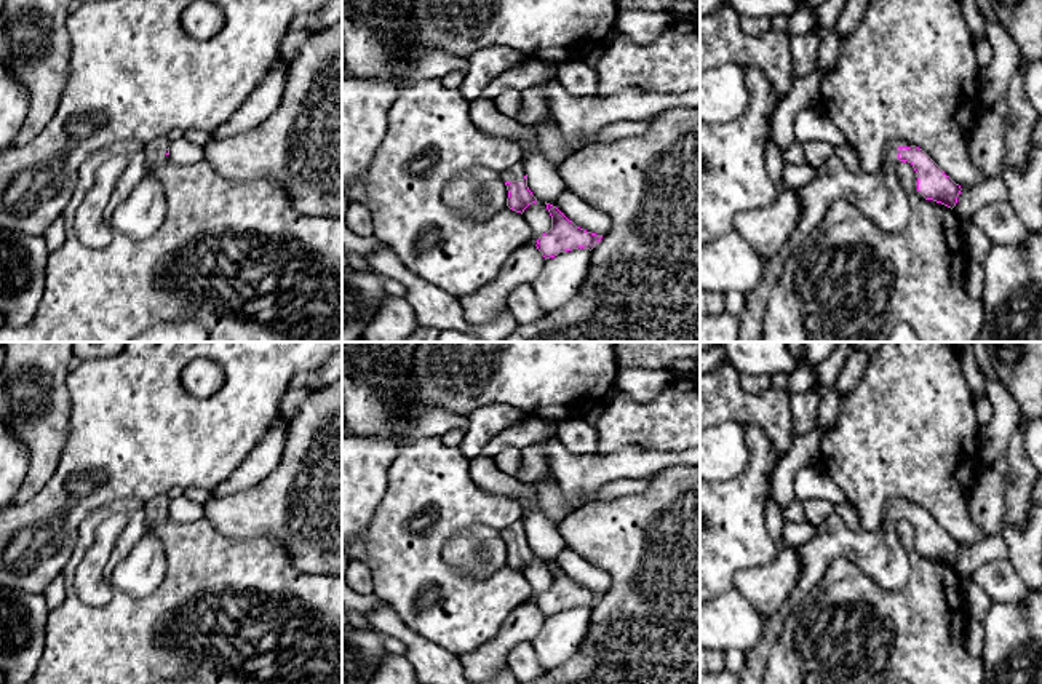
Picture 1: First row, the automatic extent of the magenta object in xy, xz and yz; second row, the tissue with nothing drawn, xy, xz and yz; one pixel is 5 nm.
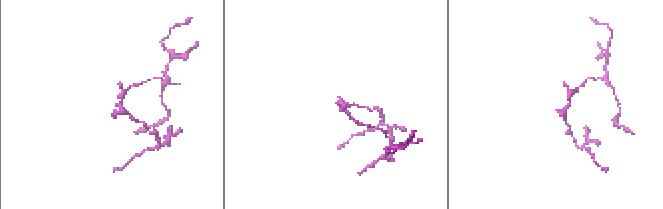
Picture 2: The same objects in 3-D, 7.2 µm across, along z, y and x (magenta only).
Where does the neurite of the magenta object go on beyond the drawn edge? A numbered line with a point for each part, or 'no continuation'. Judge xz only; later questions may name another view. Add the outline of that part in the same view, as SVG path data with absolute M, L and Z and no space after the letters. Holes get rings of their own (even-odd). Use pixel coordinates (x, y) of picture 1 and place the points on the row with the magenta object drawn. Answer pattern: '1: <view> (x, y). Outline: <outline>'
1: xz (518, 171). Outline: M521 160L515 166L502 173L502 179L505 182L523 181L524 176L526 176L526 163Z

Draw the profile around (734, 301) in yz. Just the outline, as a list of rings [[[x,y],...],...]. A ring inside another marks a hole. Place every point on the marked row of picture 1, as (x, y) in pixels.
[[[729,291],[724,294],[726,313],[738,316],[745,307],[745,294],[738,291]]]

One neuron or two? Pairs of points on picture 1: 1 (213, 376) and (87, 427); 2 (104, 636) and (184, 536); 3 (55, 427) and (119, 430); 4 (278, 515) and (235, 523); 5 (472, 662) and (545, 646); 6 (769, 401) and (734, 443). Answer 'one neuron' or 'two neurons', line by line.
1: two neurons
2: one neuron
3: two neurons
4: one neuron
5: two neurons
6: two neurons

